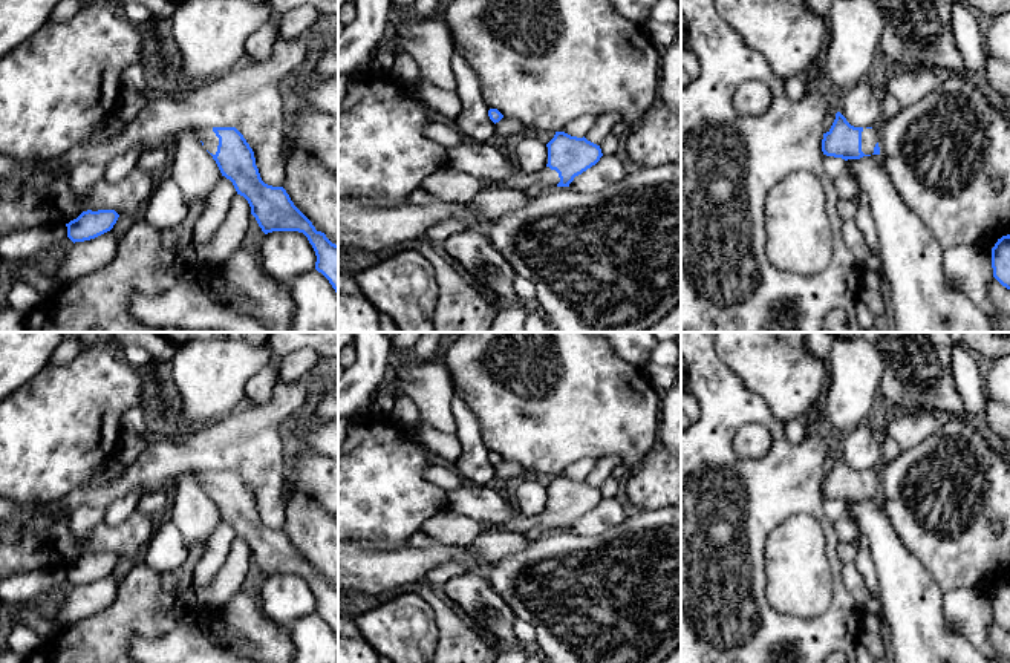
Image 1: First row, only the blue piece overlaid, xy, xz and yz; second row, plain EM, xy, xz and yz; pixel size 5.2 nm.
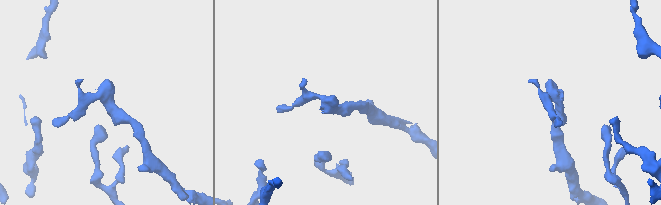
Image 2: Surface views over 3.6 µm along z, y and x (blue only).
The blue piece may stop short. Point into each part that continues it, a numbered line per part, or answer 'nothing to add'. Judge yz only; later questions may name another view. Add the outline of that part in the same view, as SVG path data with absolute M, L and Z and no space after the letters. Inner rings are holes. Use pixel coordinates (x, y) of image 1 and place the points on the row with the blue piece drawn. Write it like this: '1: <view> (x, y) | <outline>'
1: yz (869, 137) | M878 127L866 129L862 132L862 152L865 155L872 155L874 147L878 142Z

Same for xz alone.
1: xz (533, 184) | M545 167L542 171L537 171L537 173L529 173L529 175L522 173L522 175L499 181L502 187L511 188L511 190L520 190L528 196L537 196L545 190L557 187L559 182L560 182L559 173L556 170L551 170L549 167Z

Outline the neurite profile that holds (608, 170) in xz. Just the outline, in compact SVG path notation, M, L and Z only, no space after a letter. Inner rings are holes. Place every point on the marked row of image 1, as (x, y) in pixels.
M603 155L595 165L575 176L569 187L583 193L597 193L618 182L626 175L627 171L615 155Z

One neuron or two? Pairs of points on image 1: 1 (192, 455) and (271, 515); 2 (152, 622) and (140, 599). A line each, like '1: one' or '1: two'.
1: one
2: one

